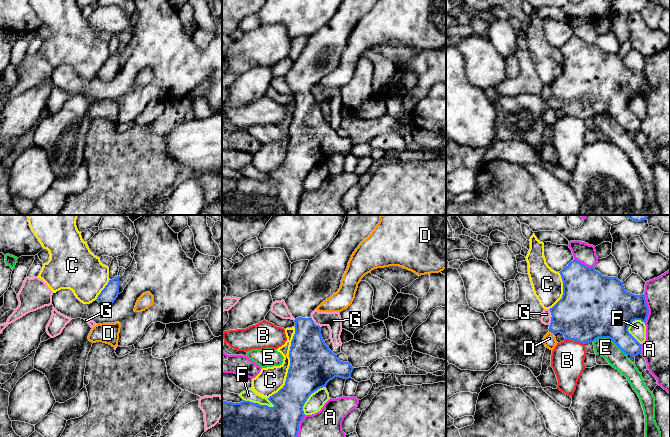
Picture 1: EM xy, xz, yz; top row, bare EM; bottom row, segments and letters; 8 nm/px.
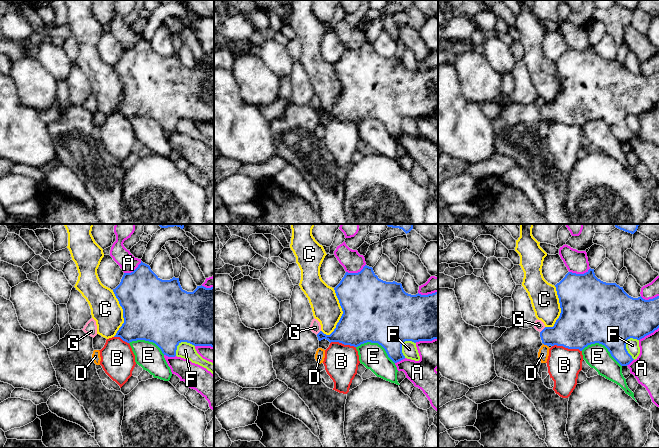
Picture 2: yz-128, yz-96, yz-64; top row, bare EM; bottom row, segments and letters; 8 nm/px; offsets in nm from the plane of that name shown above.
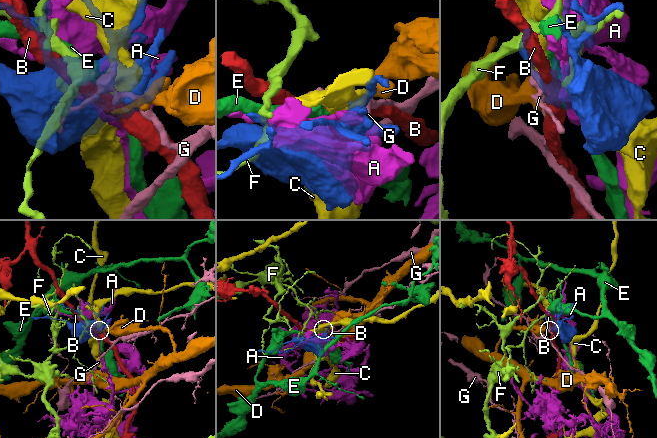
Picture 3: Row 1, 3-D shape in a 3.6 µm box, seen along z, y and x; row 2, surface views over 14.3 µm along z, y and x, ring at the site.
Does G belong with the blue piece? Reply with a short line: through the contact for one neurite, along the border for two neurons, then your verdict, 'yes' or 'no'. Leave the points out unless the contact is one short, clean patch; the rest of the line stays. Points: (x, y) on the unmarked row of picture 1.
line yz (548, 85), (551, 91), (550, 100); no

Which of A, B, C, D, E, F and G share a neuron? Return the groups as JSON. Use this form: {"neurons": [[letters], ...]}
{"neurons": [["A"], ["B"], ["C"], ["D"], ["E"], ["F"], ["G"]]}

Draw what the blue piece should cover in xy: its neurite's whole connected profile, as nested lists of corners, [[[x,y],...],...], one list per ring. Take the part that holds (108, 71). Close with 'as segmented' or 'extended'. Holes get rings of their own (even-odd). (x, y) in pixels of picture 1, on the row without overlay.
[[[117,52],[114,55],[109,56],[108,60],[96,75],[99,79],[105,81],[114,79],[119,70],[119,54],[120,52]]]; as segmented

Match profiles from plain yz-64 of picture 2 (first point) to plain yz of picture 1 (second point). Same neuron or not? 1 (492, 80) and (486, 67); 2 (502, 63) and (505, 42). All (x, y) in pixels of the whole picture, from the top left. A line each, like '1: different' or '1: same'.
1: same
2: same

